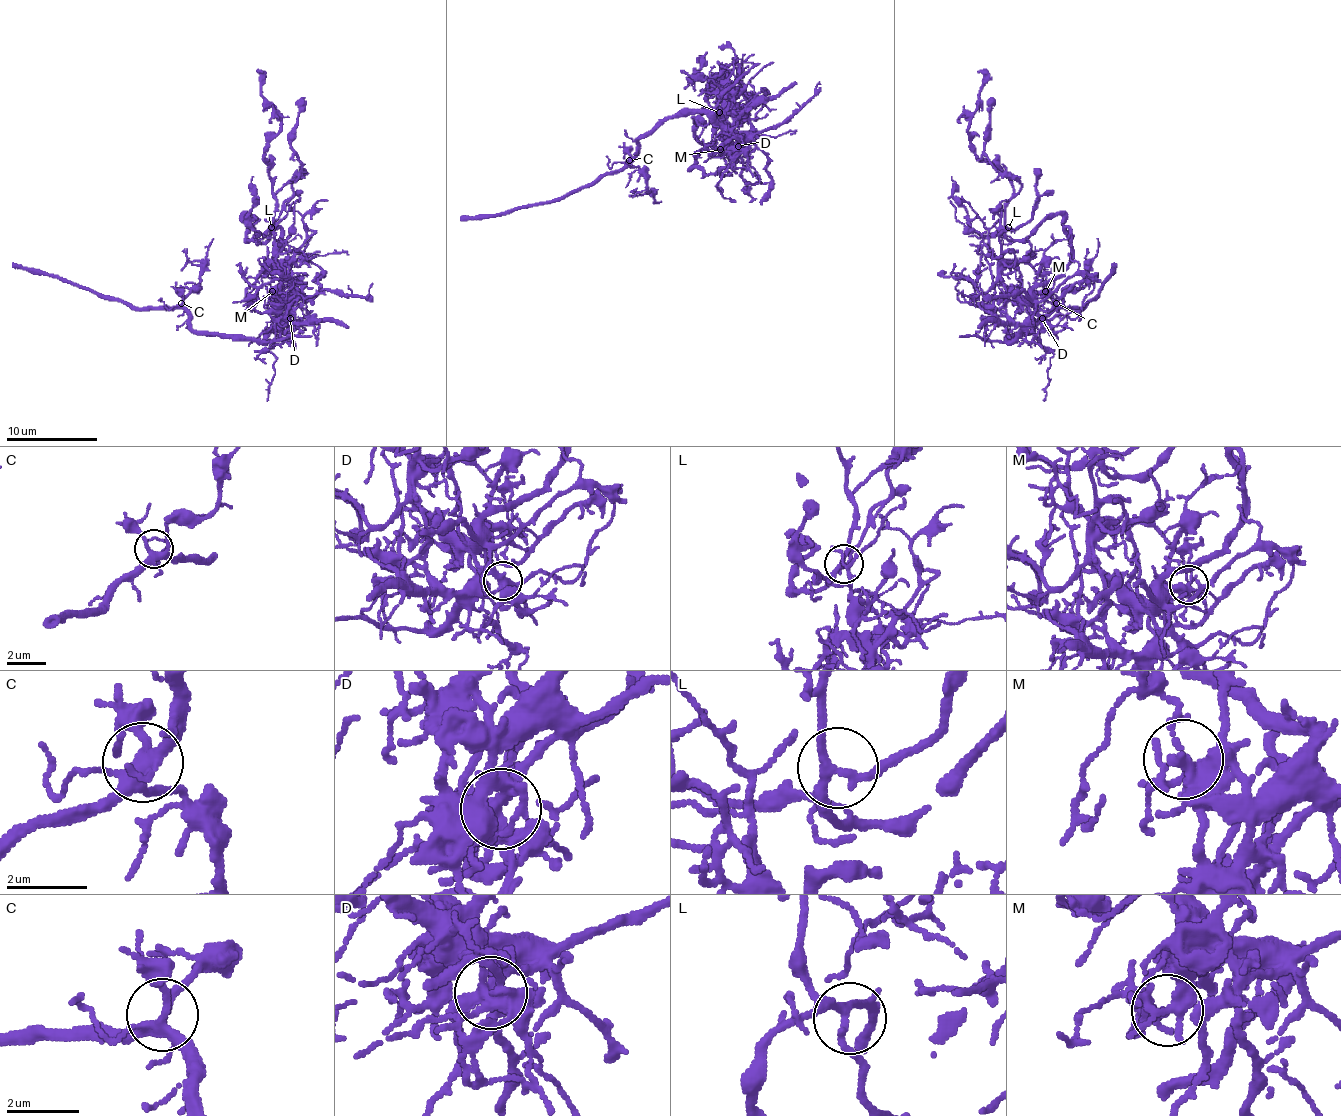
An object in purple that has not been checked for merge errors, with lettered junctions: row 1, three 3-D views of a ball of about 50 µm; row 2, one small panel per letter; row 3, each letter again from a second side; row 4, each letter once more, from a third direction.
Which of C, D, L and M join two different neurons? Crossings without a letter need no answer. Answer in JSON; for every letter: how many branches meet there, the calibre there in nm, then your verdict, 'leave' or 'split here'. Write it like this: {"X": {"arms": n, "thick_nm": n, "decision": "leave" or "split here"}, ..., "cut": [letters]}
{"C": {"arms": 6, "thick_nm": 320, "decision": "leave"}, "D": {"arms": 7, "thick_nm": 360, "decision": "split here"}, "L": {"arms": 4, "thick_nm": 200, "decision": "leave"}, "M": {"arms": 6, "thick_nm": 260, "decision": "split here"}, "cut": ["D", "M"]}

